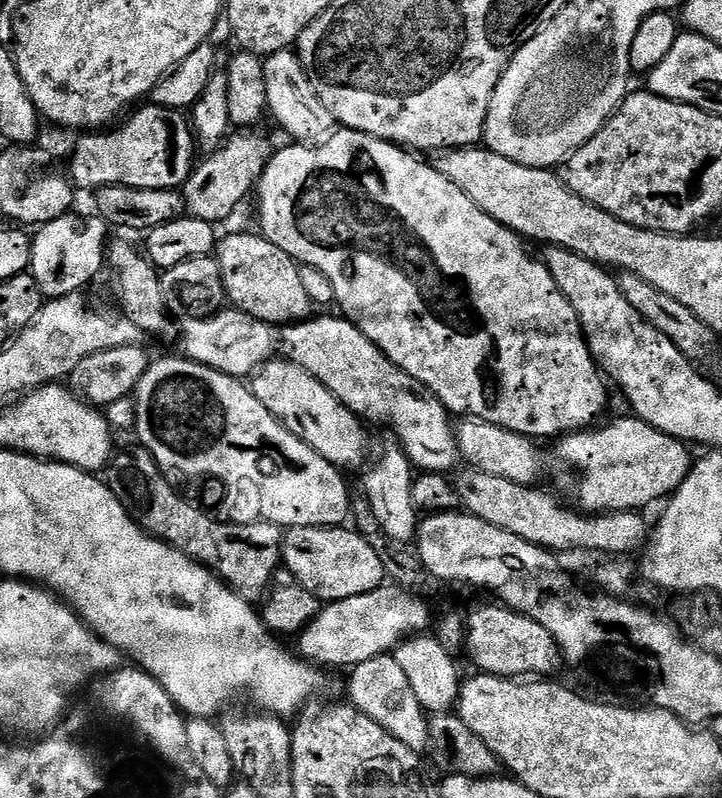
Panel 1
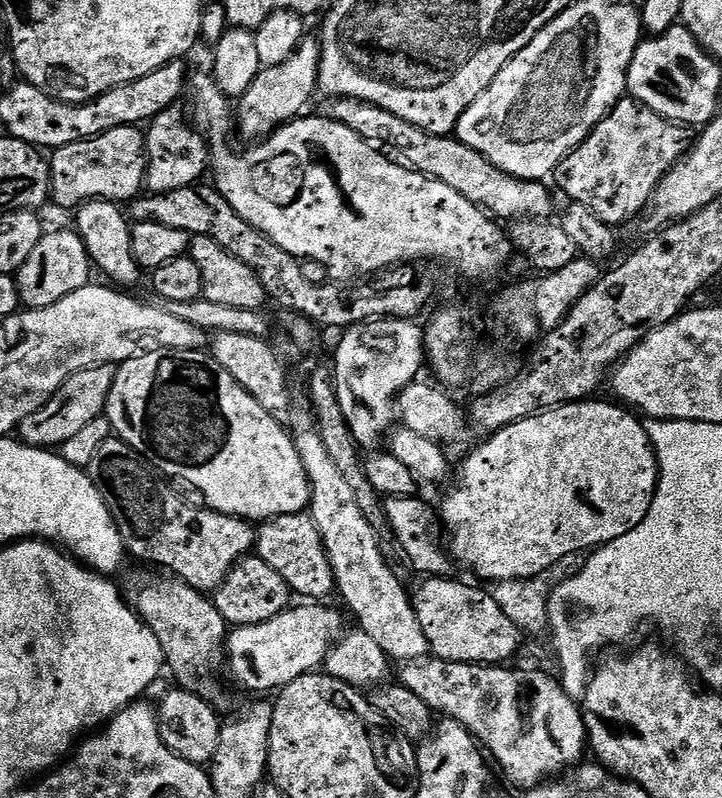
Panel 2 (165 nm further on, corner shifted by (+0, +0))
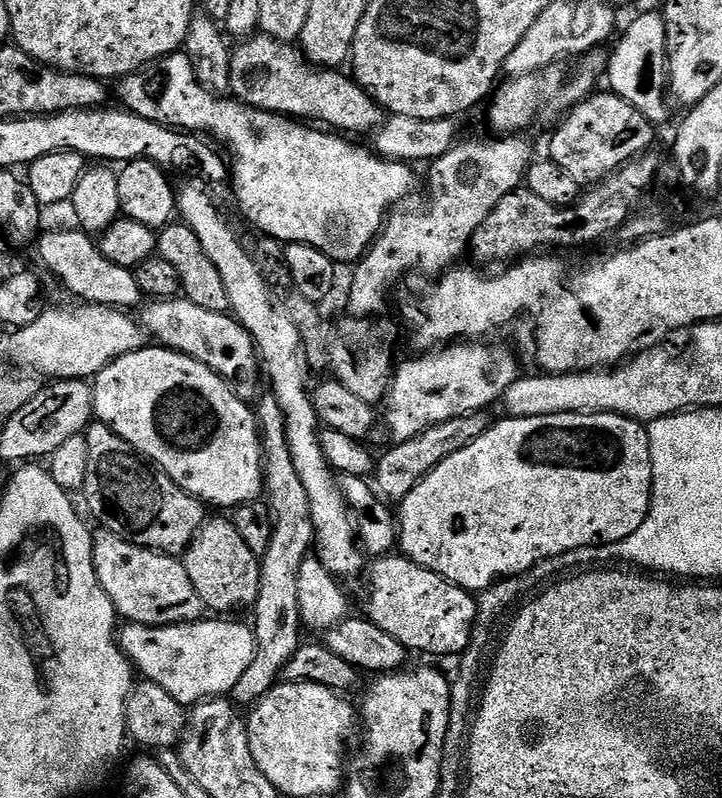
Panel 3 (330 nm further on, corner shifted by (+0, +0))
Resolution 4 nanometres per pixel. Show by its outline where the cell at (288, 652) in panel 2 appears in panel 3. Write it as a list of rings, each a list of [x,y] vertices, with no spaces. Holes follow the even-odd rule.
[[[201,618],[157,628],[125,623],[118,632],[120,649],[143,679],[162,686],[179,704],[195,706],[205,698],[227,697],[238,686],[238,678],[246,674],[250,662],[254,662],[255,631],[232,620],[235,619]]]

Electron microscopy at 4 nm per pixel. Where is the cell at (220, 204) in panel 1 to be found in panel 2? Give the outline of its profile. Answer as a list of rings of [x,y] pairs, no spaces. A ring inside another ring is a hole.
[[[306,38],[296,47],[294,54],[290,58],[286,58],[286,62],[282,62],[278,66],[270,66],[269,68],[261,67],[258,78],[254,78],[254,82],[250,82],[250,90],[246,90],[246,94],[242,94],[238,98],[238,107],[234,112],[234,124],[242,135],[248,139],[248,142],[256,142],[261,138],[267,138],[276,131],[277,128],[284,124],[291,124],[293,120],[305,115],[308,103],[312,100],[312,95],[318,92],[320,83],[320,41],[316,38]]]

